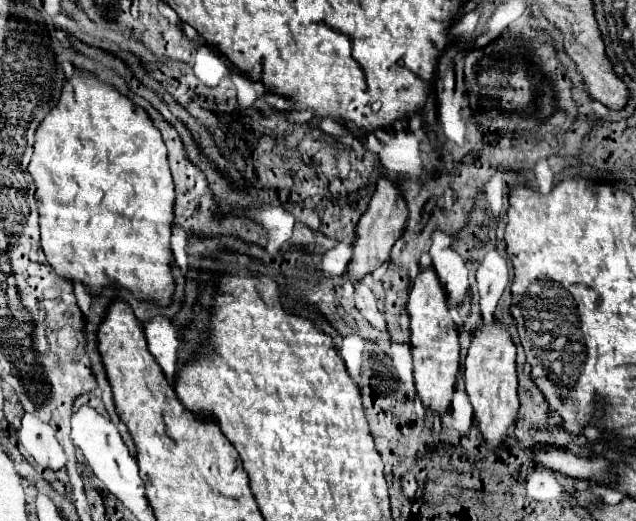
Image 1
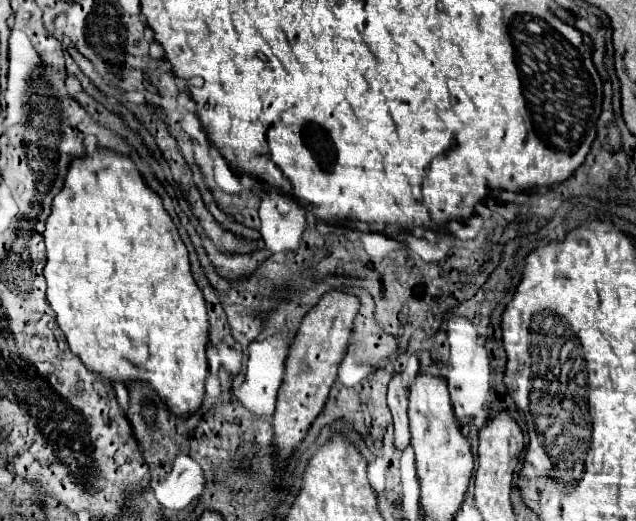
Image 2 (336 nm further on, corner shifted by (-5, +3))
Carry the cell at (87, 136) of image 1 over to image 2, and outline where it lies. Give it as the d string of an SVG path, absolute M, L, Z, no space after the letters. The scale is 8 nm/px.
M99 146L95 152L85 152L83 156L73 158L67 168L63 188L53 198L51 214L45 222L43 240L47 246L47 264L43 270L45 280L47 280L47 302L57 314L57 324L63 330L63 334L69 342L69 348L85 362L85 366L89 370L99 372L103 378L107 378L111 382L121 380L125 384L129 384L131 380L145 380L167 402L171 412L175 412L179 416L187 416L187 414L195 412L201 406L201 400L205 394L205 376L207 376L207 352L205 350L207 350L209 318L207 318L207 310L205 310L205 300L203 300L199 286L195 284L195 280L191 276L189 252L179 236L179 230L177 230L173 218L167 214L161 196L149 188L149 184L145 182L141 172L135 168L135 162L125 154L117 154L103 146Z

